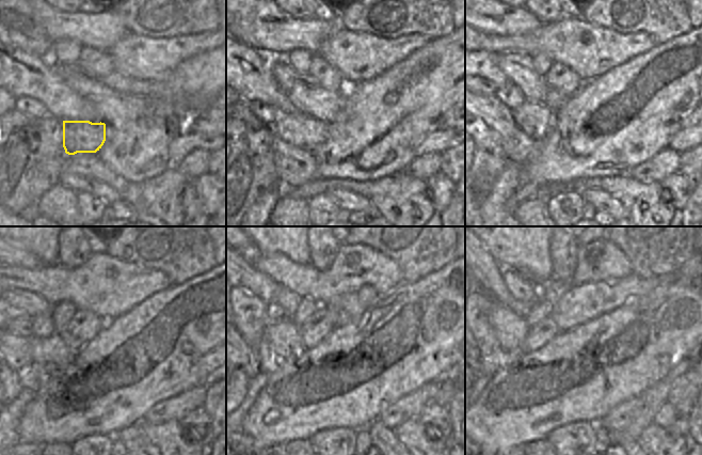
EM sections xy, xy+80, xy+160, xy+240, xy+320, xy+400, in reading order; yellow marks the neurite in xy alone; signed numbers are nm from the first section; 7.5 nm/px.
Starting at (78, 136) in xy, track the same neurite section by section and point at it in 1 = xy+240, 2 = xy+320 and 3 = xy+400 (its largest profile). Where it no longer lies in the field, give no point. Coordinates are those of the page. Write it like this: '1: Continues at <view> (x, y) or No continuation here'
1: Continues at xy+240 (52, 354)
2: Continues at xy+320 (280, 344)
3: Continues at xy+400 (510, 329)

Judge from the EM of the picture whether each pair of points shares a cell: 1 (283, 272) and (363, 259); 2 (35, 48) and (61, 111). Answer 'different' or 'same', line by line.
1: same
2: different

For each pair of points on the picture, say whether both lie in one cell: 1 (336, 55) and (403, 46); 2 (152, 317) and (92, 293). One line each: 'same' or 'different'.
1: same
2: different

